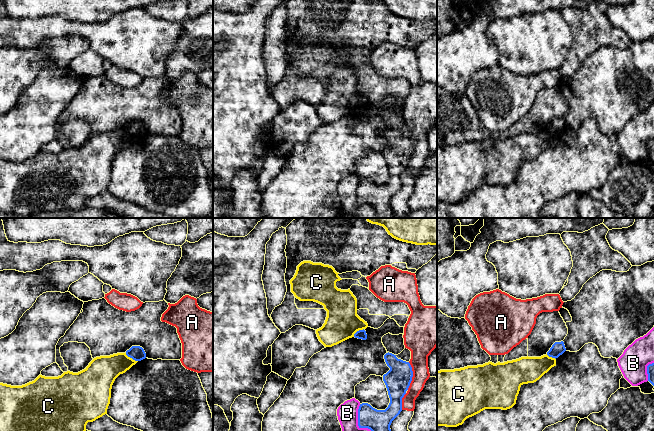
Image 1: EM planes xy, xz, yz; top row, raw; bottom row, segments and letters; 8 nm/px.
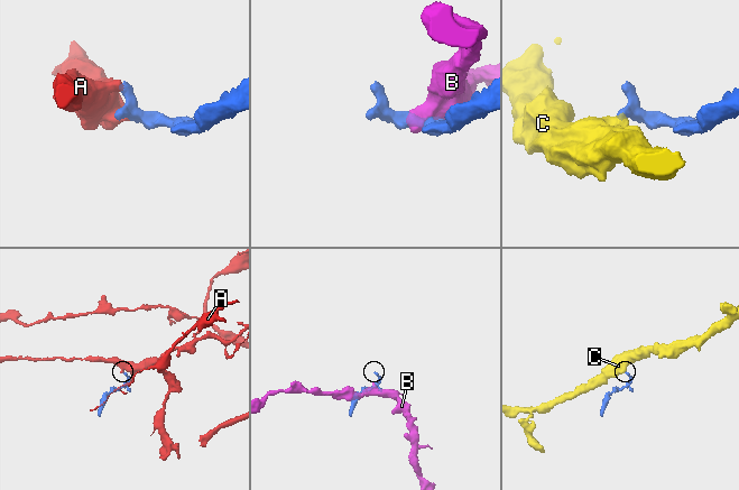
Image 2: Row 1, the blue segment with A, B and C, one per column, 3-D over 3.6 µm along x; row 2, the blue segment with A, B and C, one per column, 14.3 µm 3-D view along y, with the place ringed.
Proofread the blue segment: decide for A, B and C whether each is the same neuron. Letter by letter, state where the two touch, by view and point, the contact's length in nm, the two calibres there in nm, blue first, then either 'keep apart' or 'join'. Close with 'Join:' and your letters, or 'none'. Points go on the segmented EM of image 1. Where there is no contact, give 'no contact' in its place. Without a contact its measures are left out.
A: xz (412, 376) | 220 nm | 200/180 nm | keep apart
B: xz (358, 421) | 240 nm | 180/170 nm | keep apart
C: xy (131, 357) | 120 nm | 120/240 nm | keep apart
Join: none

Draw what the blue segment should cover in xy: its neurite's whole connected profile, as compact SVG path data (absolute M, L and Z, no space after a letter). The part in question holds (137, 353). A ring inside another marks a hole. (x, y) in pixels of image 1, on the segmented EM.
M132 346L126 351L126 355L135 361L141 361L146 358L146 353L140 346Z

